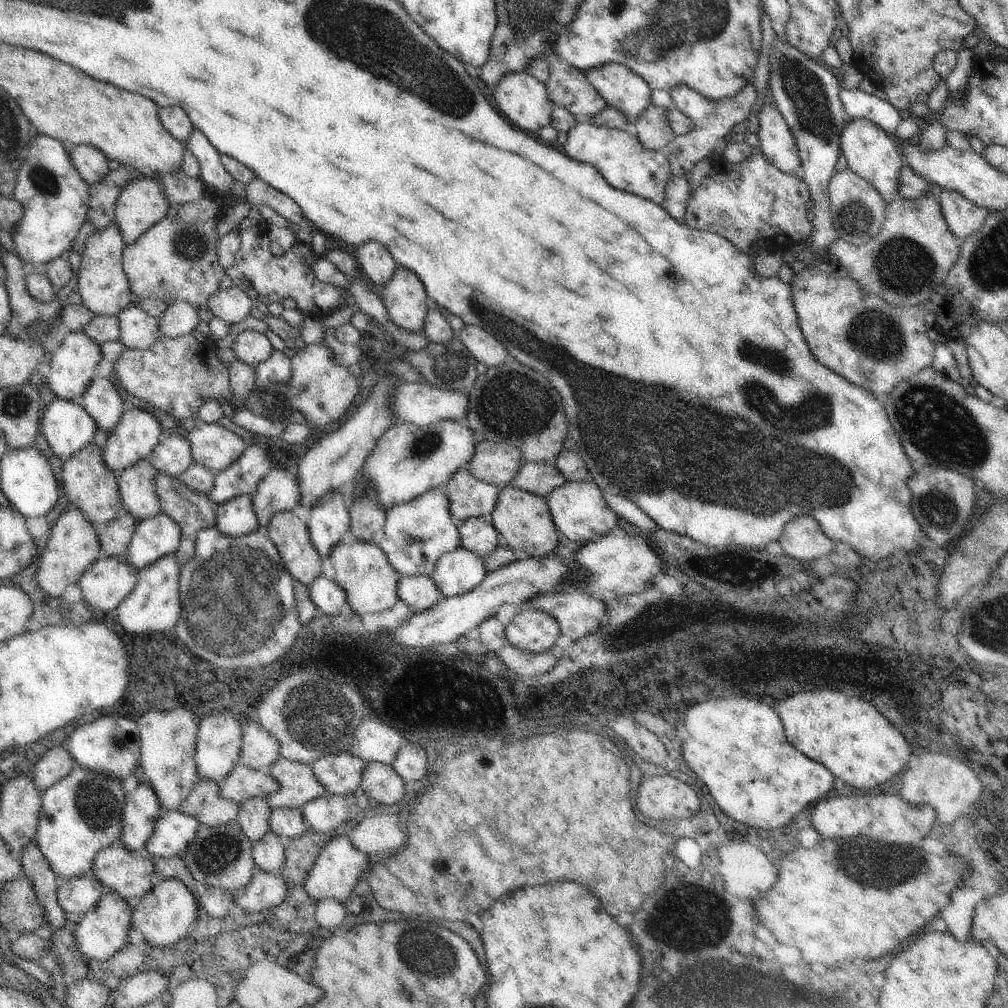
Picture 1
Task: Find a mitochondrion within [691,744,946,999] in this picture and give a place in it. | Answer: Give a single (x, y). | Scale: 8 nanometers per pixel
(881, 873)

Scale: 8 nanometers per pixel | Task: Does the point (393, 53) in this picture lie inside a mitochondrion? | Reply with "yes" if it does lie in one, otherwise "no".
yes

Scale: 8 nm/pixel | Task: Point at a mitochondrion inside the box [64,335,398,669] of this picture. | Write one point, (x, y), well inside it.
(236, 596)

